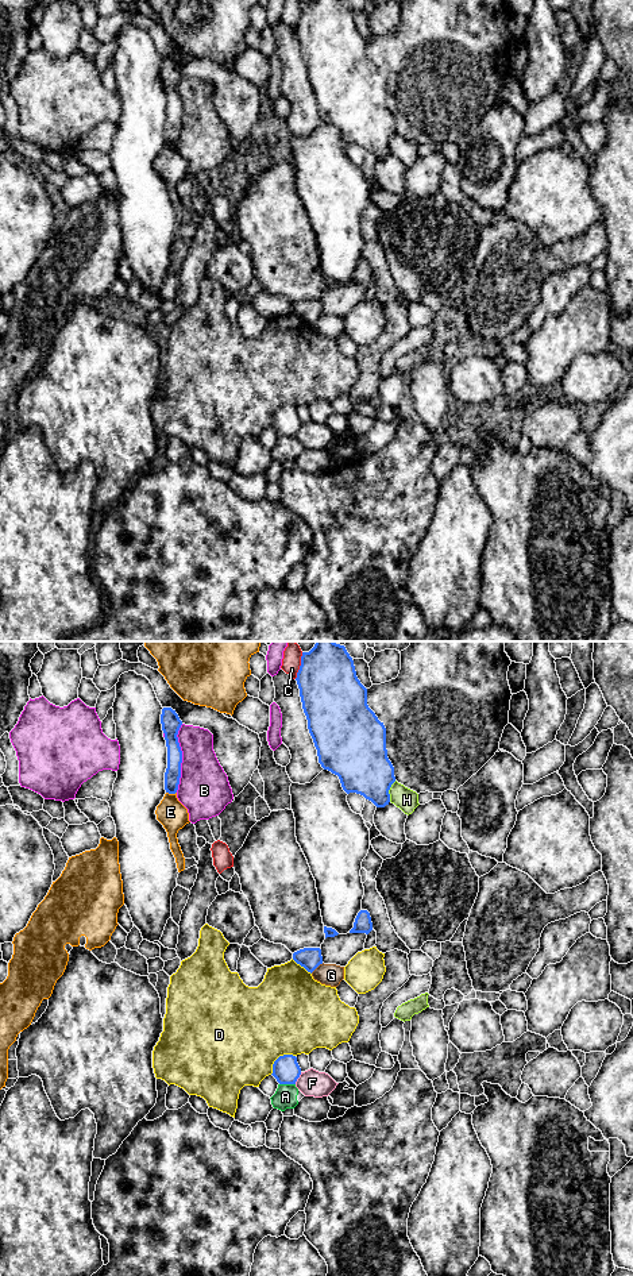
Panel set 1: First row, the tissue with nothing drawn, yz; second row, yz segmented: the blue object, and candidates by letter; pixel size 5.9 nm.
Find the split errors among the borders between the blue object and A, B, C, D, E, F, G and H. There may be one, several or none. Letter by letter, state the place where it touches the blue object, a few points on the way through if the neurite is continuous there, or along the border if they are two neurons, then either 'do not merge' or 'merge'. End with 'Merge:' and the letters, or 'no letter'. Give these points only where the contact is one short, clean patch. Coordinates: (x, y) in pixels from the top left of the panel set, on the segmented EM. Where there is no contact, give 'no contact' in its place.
A: meets blue in yz at (288, 1083); border along yz (280, 1083), (294, 1084); do not merge
B: meets blue in yz at (181, 758); do not merge
C: meets blue in yz at (300, 666); do not merge
D: meets blue in yz at (278, 1057); do not merge
E: meets blue in yz at (172, 793); do not merge
F: meets blue in yz at (298, 1076); do not merge
G: meets blue in yz at (316, 967); do not merge
H: meets blue in yz at (388, 791); do not merge
Merge: no letter

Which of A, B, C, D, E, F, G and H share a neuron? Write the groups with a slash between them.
A / B / C / D / E / F / G / H

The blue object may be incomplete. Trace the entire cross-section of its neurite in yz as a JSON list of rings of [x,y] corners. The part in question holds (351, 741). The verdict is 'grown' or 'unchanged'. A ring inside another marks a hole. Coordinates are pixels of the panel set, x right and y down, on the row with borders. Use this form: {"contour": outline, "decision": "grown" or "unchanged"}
{"contour": [[[316,641],[309,652],[302,652],[296,681],[321,767],[339,776],[347,794],[360,794],[377,807],[389,805],[395,776],[387,757],[386,728],[368,708],[367,689],[358,679],[346,647]]], "decision": "unchanged"}

